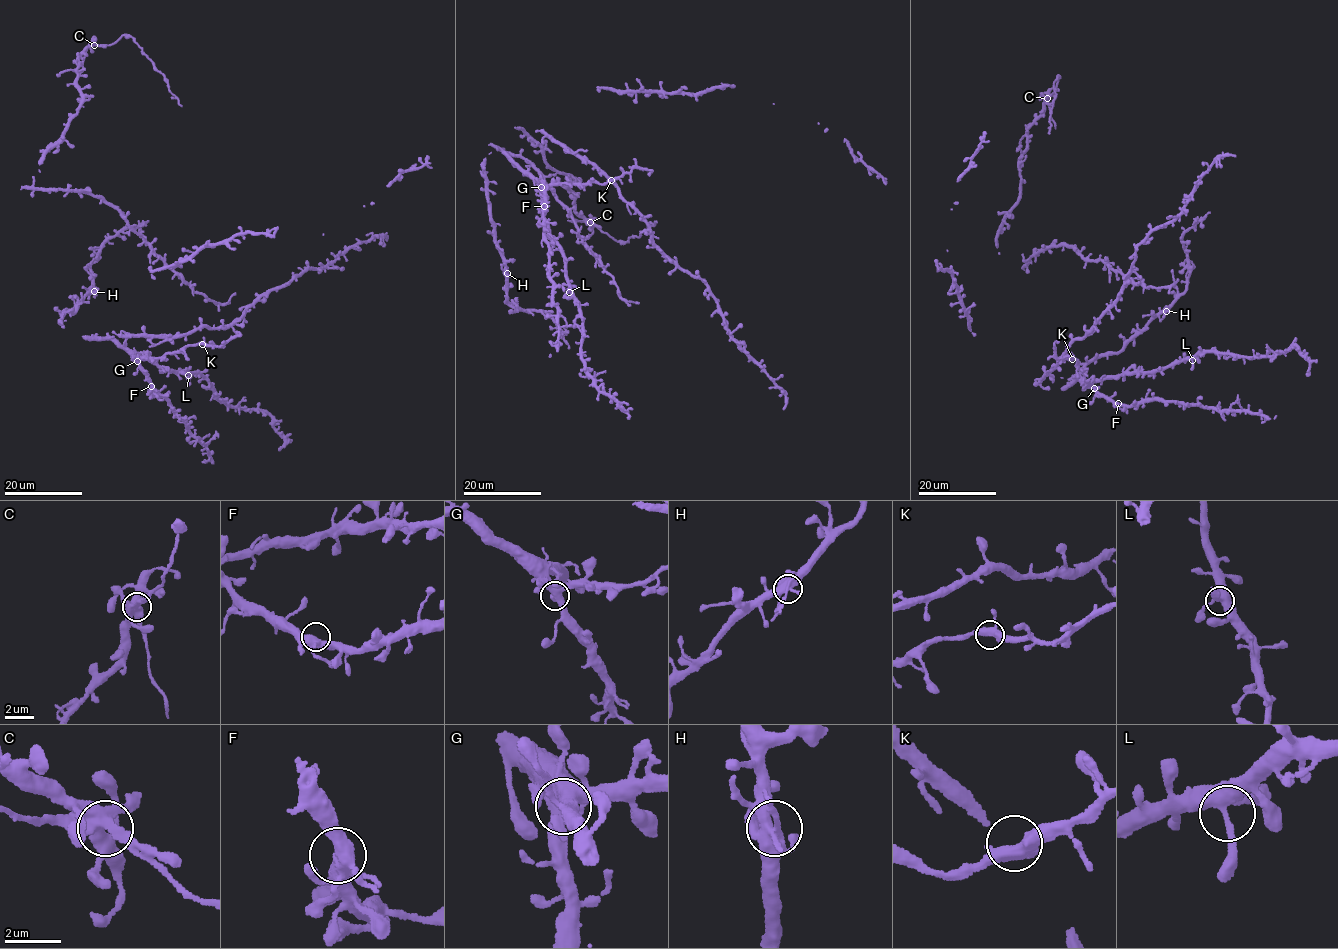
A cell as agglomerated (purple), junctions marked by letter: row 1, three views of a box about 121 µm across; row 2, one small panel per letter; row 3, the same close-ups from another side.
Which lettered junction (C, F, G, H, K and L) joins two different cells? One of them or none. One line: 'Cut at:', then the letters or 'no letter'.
Cut at: C

